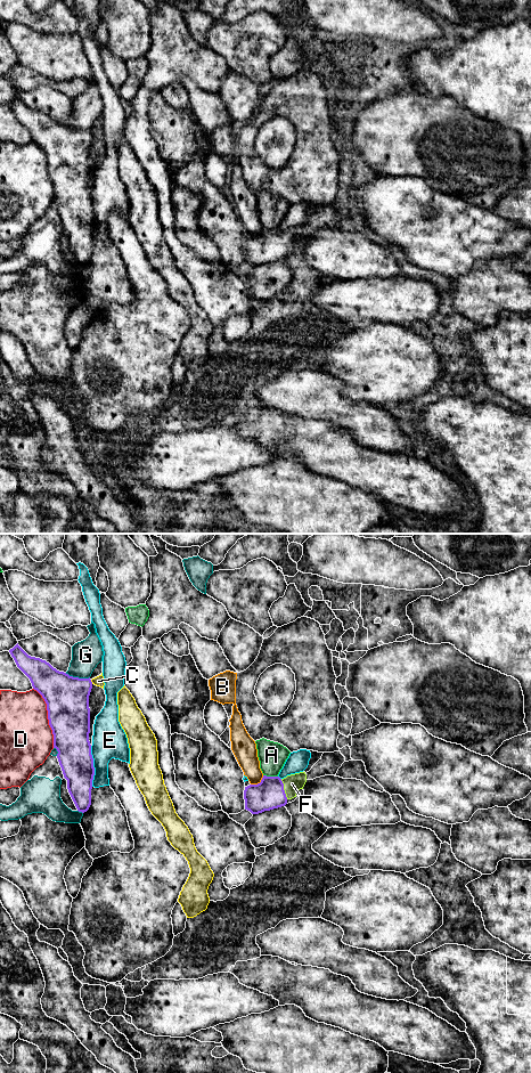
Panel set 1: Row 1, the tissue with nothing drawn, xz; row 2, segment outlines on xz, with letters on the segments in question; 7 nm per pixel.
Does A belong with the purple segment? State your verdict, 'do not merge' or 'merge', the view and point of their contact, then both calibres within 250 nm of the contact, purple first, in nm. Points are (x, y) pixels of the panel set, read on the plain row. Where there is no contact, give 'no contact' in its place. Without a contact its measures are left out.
do not merge; meets purple in xz at (270, 229); 220 nm thick on the purple side, 190 nm on the other

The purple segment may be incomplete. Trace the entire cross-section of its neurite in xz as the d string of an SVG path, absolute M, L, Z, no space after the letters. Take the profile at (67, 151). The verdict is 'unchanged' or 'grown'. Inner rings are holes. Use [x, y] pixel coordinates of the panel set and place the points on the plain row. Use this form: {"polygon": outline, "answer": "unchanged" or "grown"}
{"polygon": "M18 96L9 103L17 120L30 131L32 139L36 143L47 156L49 178L54 187L54 201L57 202L57 211L62 220L64 230L67 233L68 245L79 265L87 265L91 258L91 242L95 228L93 211L91 208L90 186L90 161L89 148L92 141L92 135L89 131L79 131L70 129L64 124L54 121L49 115L40 111L28 108Z", "answer": "unchanged"}

